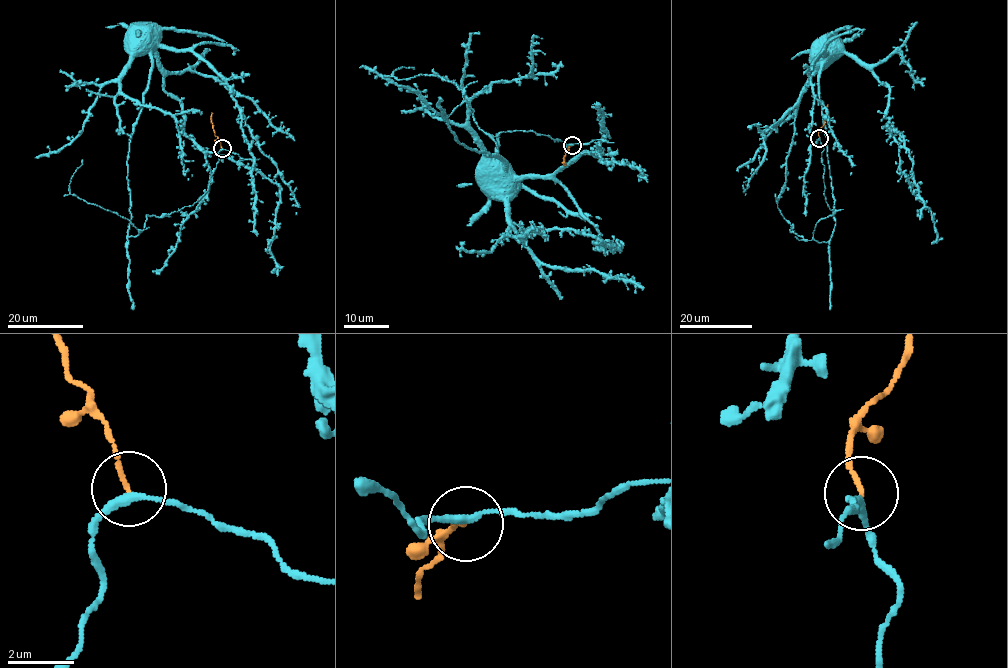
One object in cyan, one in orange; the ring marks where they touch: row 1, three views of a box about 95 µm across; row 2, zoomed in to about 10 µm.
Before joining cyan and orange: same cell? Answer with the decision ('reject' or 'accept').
reject

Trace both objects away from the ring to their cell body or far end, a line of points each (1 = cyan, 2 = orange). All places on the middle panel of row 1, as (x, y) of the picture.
1: (571, 145), (517, 130), (488, 136), (464, 102), (449, 115), (452, 133), (459, 144), (504, 161), (495, 174)
2: (571, 145), (565, 153), (565, 165)

